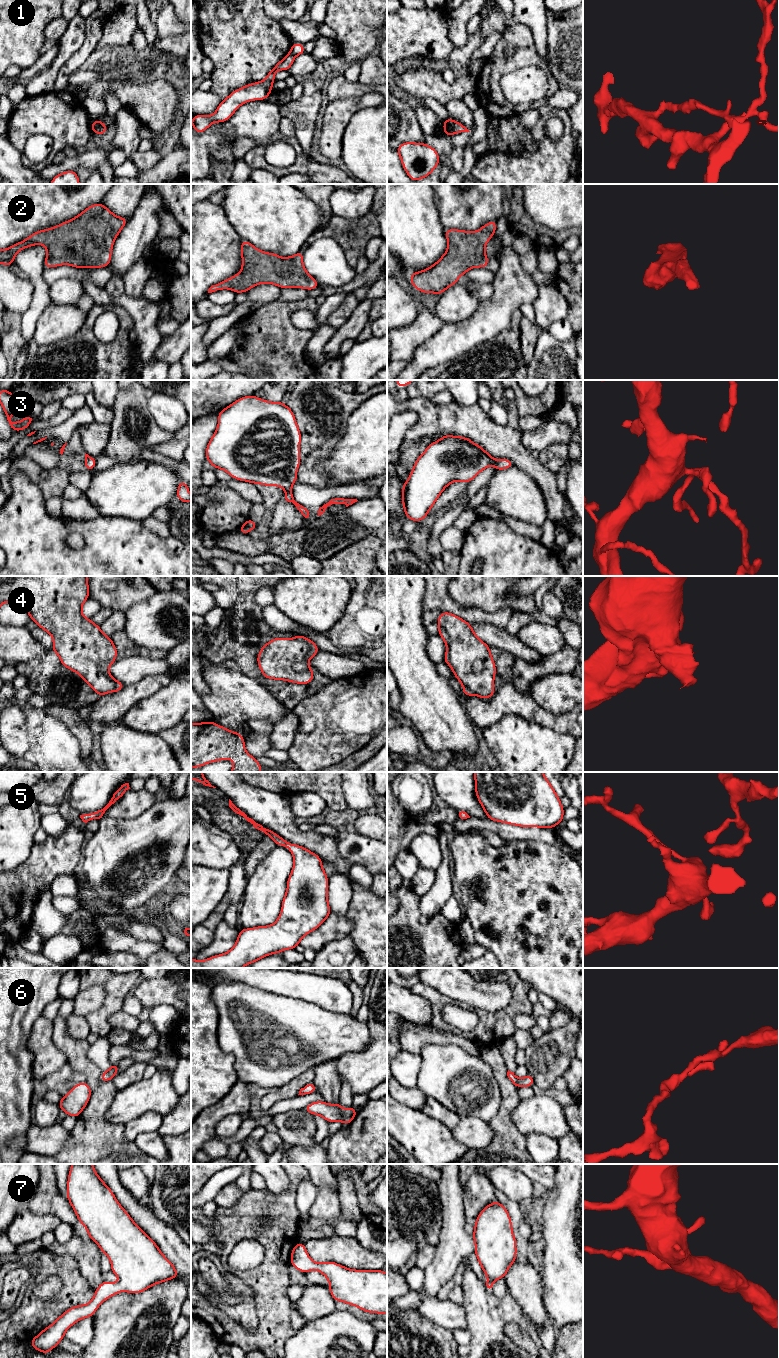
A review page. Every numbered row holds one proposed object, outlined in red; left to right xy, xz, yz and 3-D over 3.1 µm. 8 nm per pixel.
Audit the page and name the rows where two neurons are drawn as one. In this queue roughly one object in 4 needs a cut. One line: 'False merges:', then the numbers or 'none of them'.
False merges: 1, 4

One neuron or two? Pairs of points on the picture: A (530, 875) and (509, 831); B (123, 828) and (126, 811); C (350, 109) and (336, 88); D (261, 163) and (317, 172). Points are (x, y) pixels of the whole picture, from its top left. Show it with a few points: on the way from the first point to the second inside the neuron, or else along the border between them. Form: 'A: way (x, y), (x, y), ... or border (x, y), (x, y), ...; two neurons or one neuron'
A: border (536, 839), (507, 840); two neurons
B: border (147, 809), (138, 816), (131, 818), (102, 817); two neurons
C: border (359, 98), (341, 98), (328, 101); two neurons
D: way (275, 170), (303, 168); one neuron

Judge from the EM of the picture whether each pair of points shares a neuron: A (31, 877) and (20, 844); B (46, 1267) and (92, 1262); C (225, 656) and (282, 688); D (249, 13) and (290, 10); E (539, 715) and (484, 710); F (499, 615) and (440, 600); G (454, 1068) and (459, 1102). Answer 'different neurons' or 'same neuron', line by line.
A: different neurons
B: different neurons
C: same neuron
D: different neurons
E: same neuron
F: same neuron
G: same neuron

